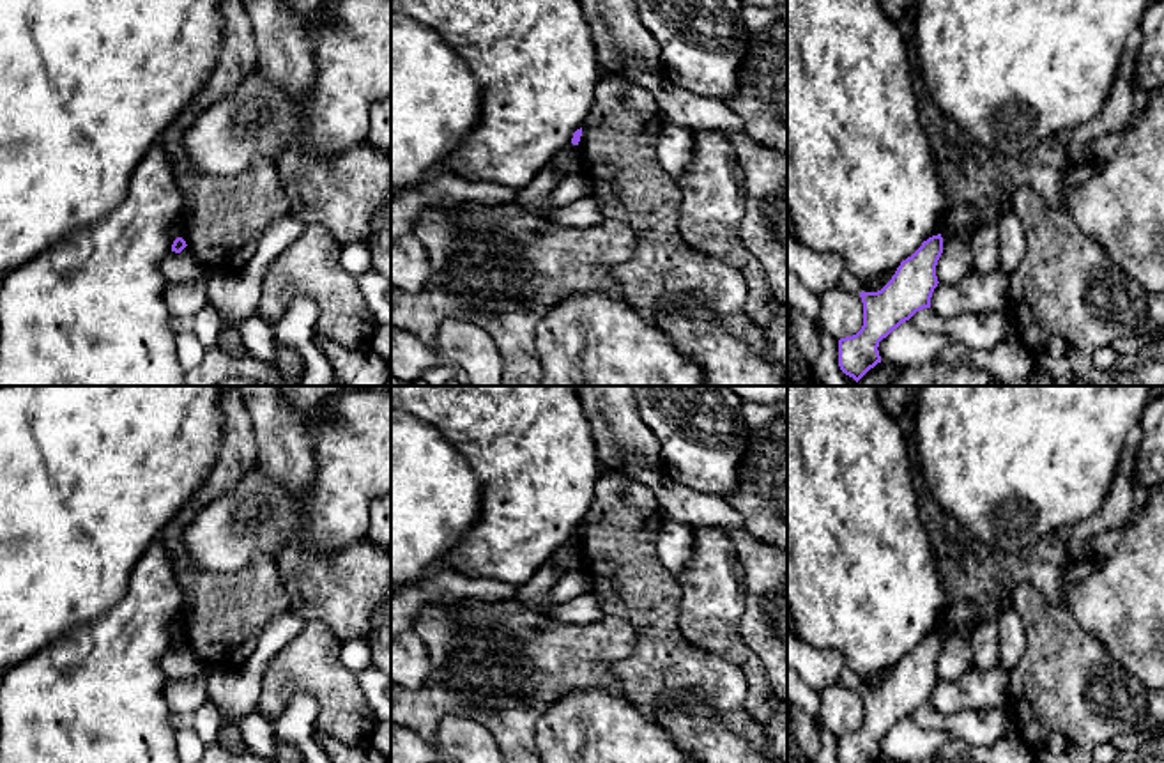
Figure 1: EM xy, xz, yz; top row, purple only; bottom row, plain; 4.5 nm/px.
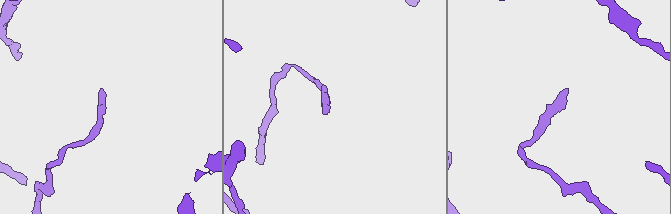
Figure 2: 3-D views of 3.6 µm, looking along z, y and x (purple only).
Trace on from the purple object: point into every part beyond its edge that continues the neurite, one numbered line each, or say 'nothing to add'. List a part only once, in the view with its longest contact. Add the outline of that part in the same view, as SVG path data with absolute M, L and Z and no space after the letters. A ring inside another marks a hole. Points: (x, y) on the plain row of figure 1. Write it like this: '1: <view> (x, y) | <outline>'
nothing to add

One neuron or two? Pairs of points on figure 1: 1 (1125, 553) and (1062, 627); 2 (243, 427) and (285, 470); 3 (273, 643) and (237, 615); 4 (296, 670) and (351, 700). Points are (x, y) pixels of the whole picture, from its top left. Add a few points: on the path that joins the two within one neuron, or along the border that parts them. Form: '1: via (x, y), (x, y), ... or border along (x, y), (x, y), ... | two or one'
1: border along (1062, 593), (1071, 615), (1101, 643) | two
2: border along (243, 404), (253, 425), (257, 464) | two
3: border along (289, 608), (269, 622), (253, 654), (237, 668) | two
4: via (310, 670), (317, 670), (336, 689) | one

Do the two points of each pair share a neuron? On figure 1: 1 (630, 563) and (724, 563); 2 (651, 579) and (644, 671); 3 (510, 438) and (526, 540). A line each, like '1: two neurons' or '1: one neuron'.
1: two neurons
2: one neuron
3: one neuron

